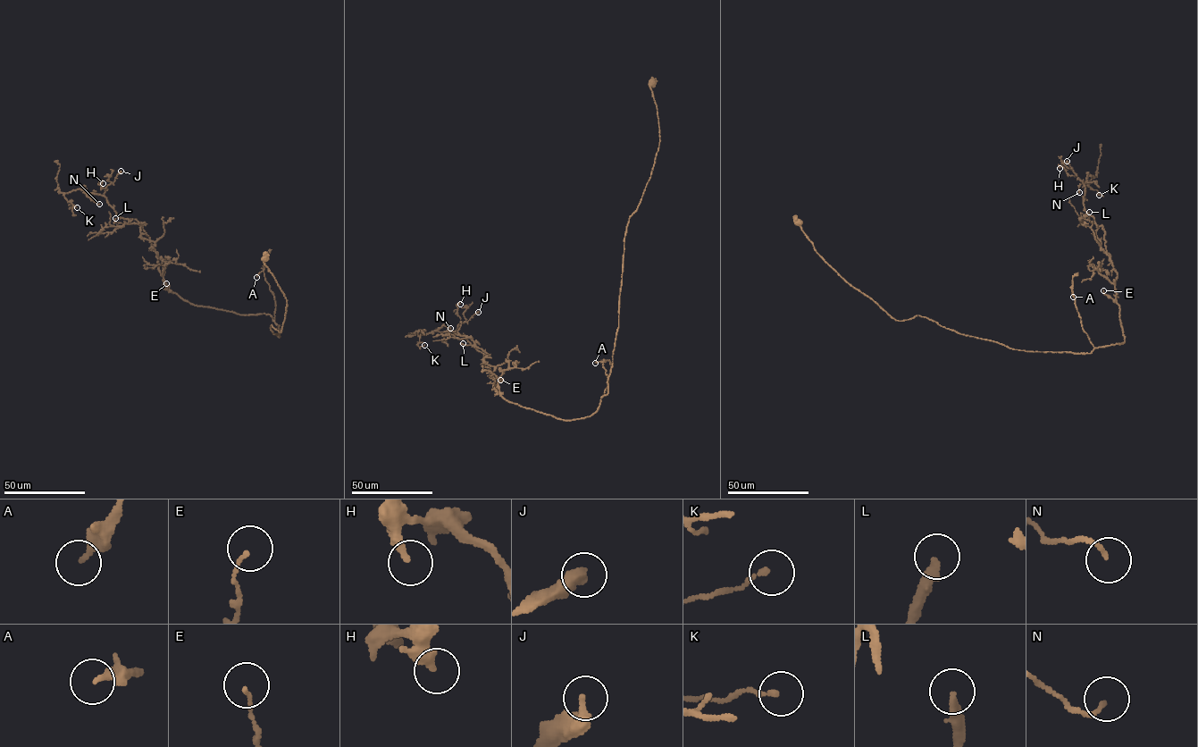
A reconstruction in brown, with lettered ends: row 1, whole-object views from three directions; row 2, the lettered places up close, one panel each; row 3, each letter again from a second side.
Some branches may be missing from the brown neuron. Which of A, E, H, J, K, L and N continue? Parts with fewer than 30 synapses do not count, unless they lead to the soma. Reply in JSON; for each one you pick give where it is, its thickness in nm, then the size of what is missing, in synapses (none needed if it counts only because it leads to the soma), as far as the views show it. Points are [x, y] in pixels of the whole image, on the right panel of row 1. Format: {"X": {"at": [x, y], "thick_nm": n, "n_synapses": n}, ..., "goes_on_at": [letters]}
{"goes_on_at": []}

